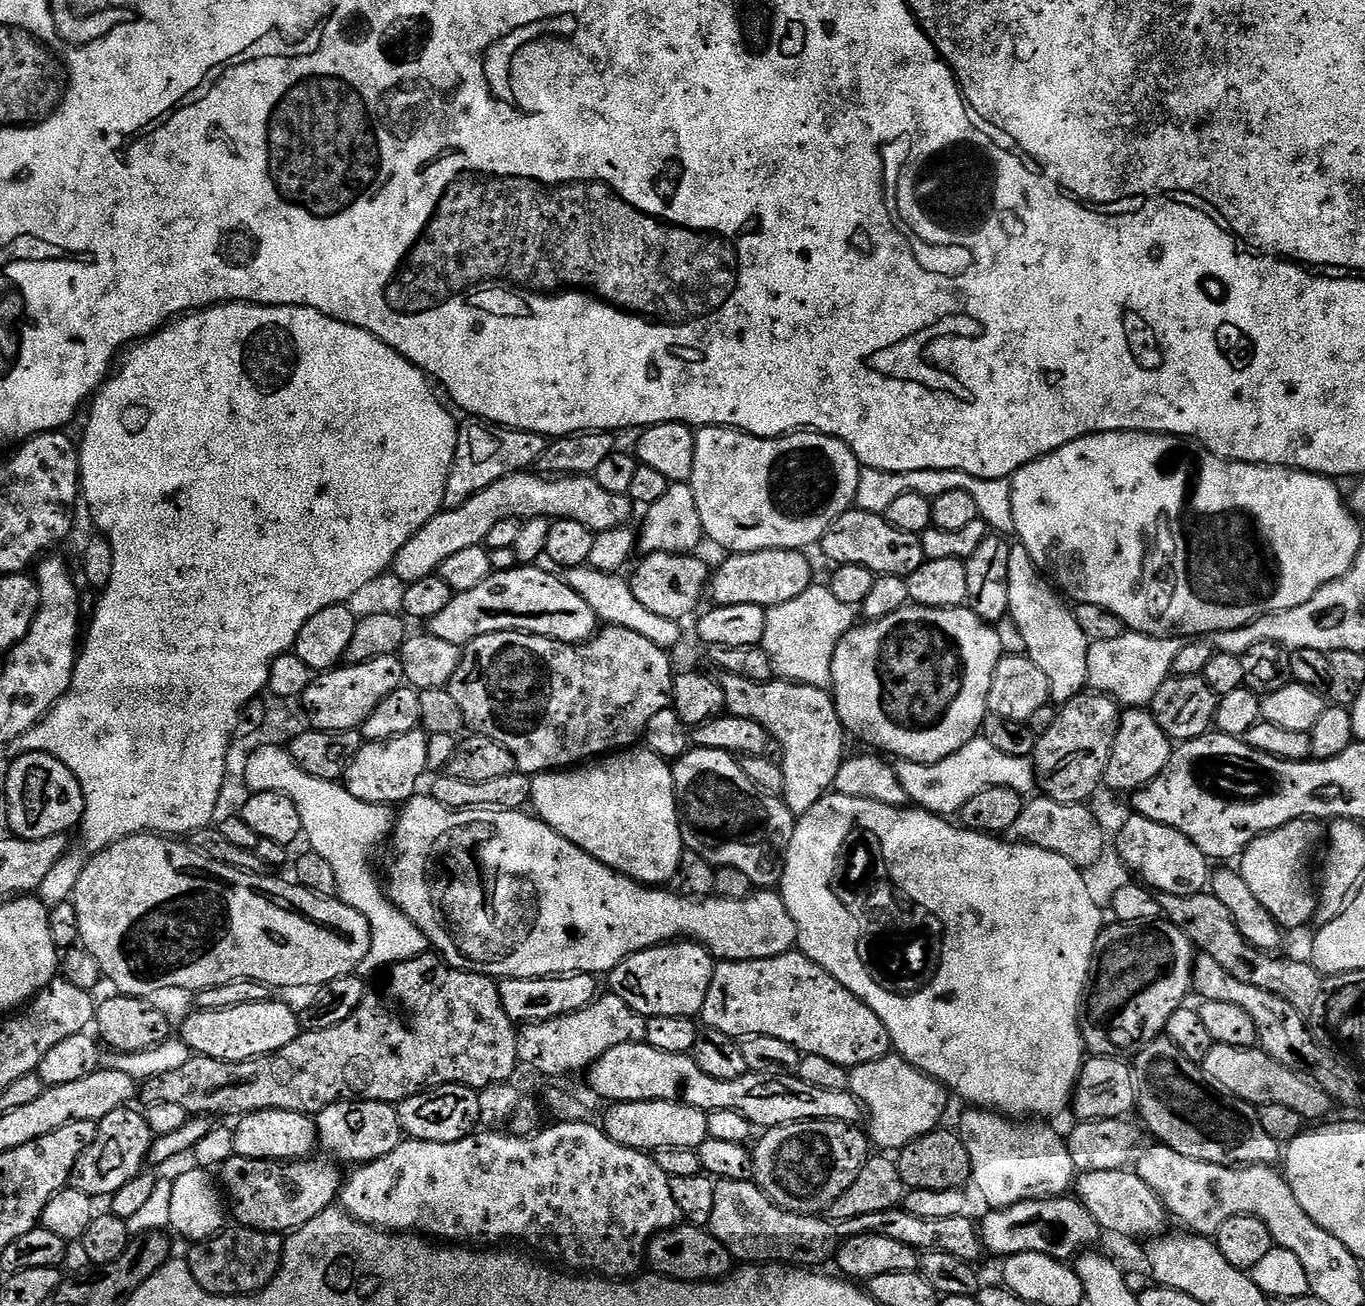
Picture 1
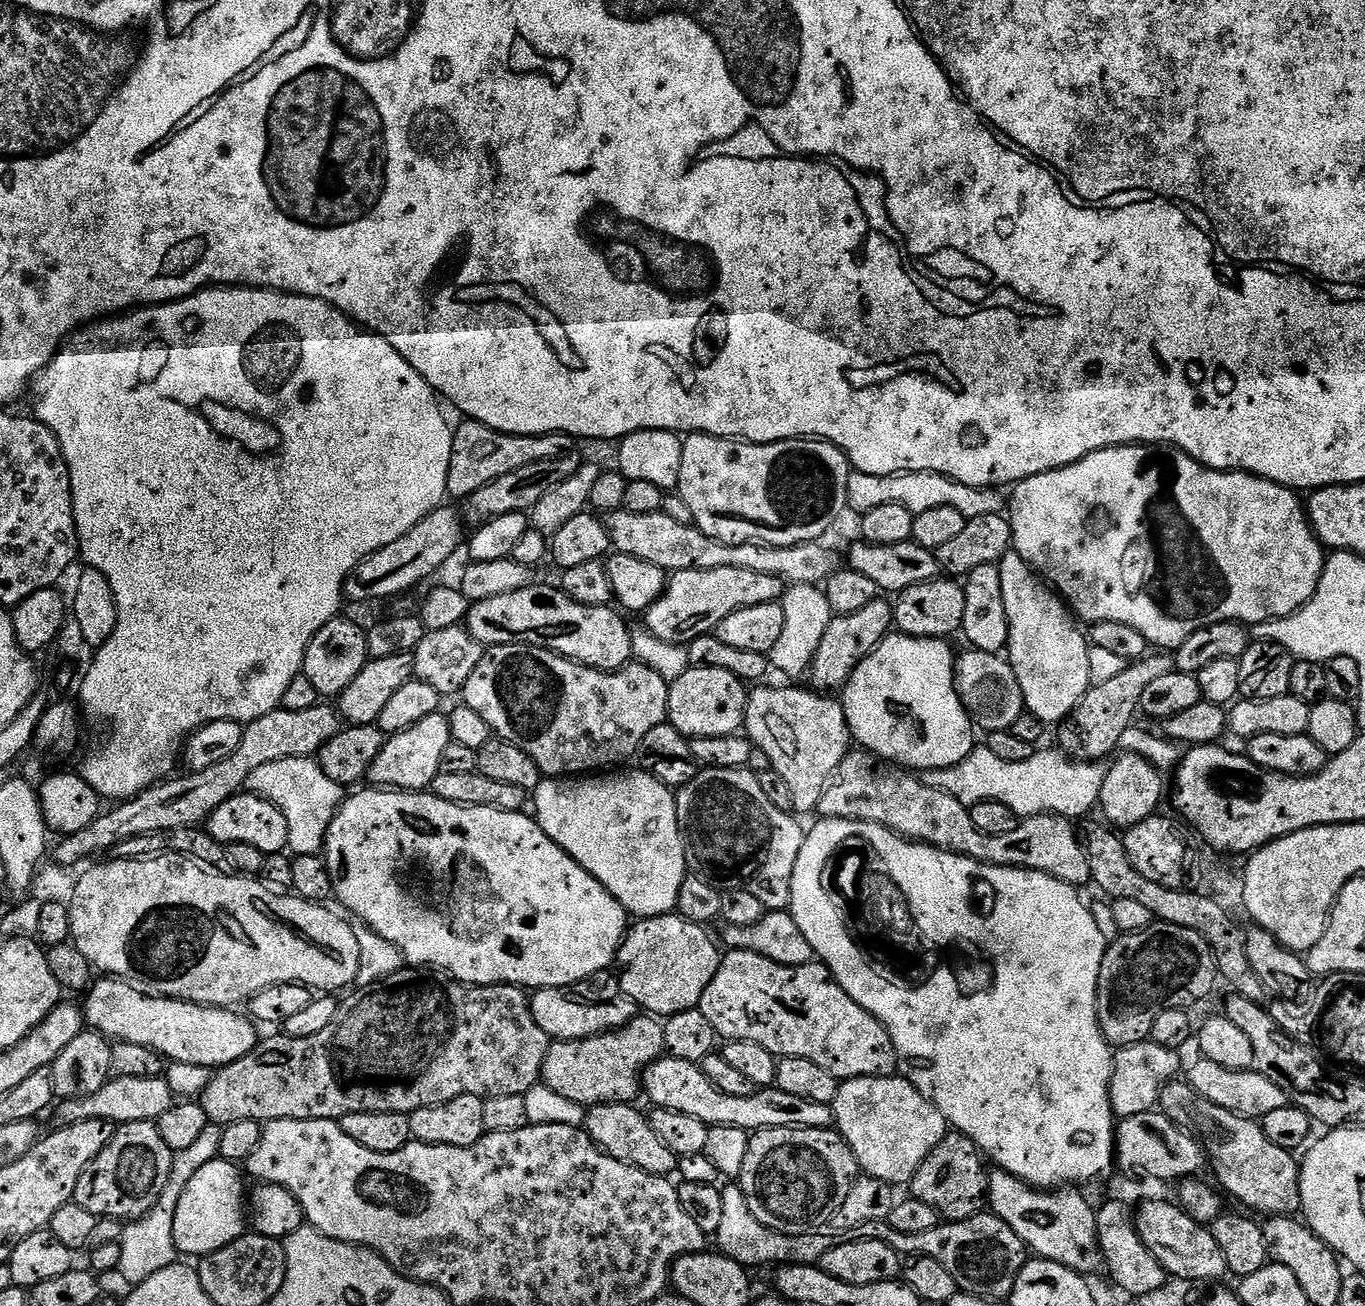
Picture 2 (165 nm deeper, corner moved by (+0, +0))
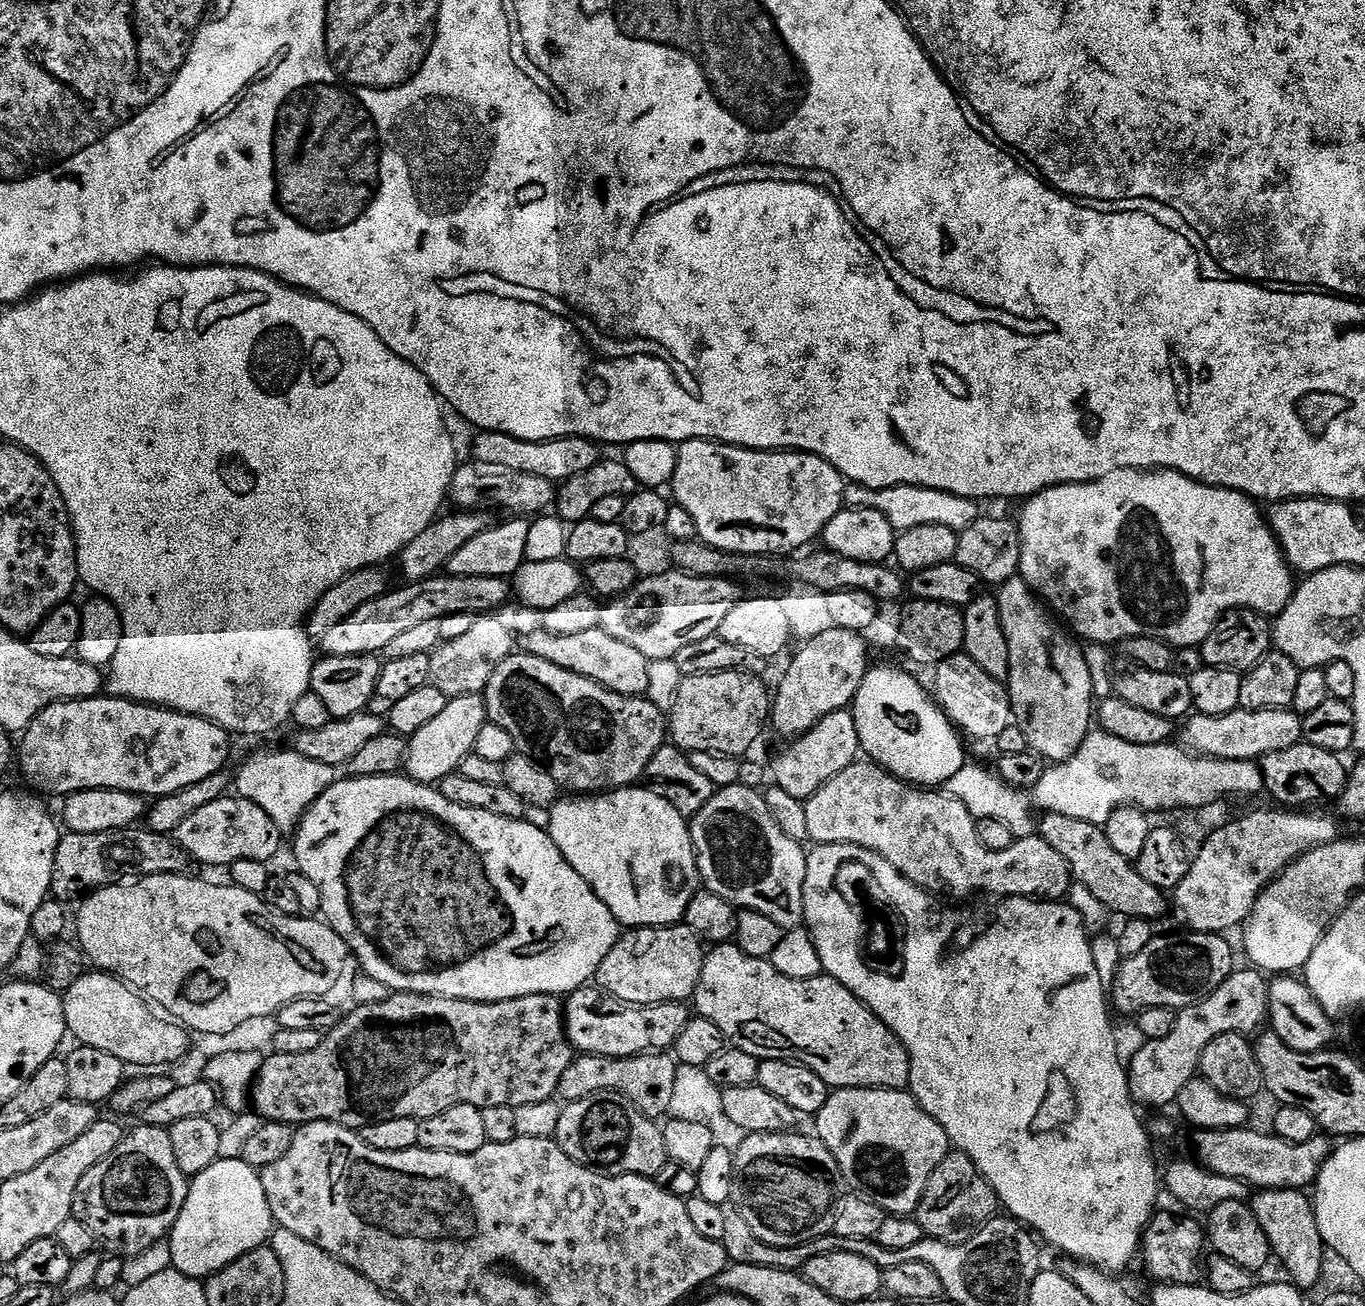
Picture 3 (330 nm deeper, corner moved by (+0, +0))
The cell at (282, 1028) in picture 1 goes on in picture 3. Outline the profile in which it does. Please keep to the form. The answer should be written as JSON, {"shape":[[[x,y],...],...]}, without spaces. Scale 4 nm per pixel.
{"shape":[[[99,970],[85,971],[84,975],[78,978],[78,982],[74,982],[74,986],[70,986],[68,991],[63,993],[63,997],[64,1017],[71,1039],[76,1039],[76,1042],[85,1048],[106,1050],[106,1054],[114,1054],[114,1058],[118,1058],[125,1066],[137,1064],[140,1067],[137,1069],[140,1070],[160,1070],[163,1069],[160,1068],[163,1064],[178,1063],[188,1052],[188,1029],[163,1015],[155,1016],[151,1012],[153,1009],[142,999],[141,993],[129,987],[119,976],[109,976],[108,973]]]}

